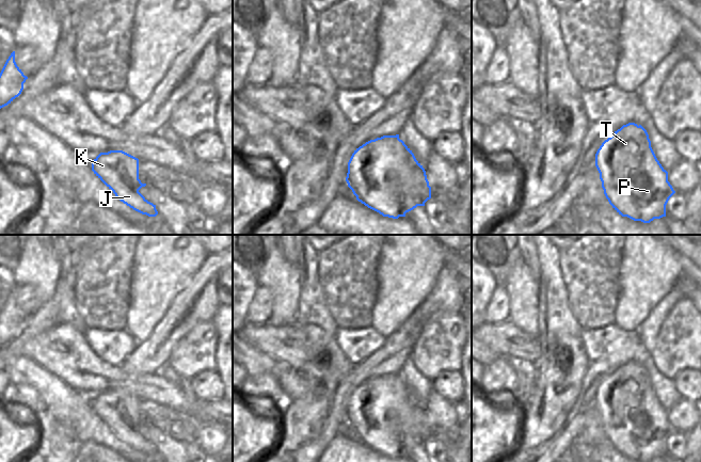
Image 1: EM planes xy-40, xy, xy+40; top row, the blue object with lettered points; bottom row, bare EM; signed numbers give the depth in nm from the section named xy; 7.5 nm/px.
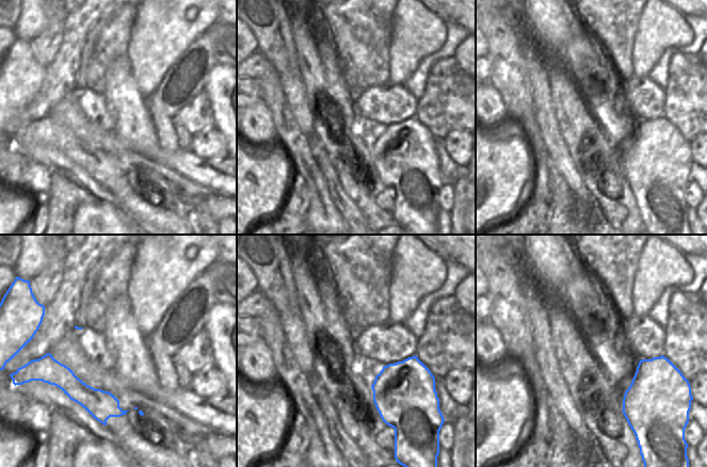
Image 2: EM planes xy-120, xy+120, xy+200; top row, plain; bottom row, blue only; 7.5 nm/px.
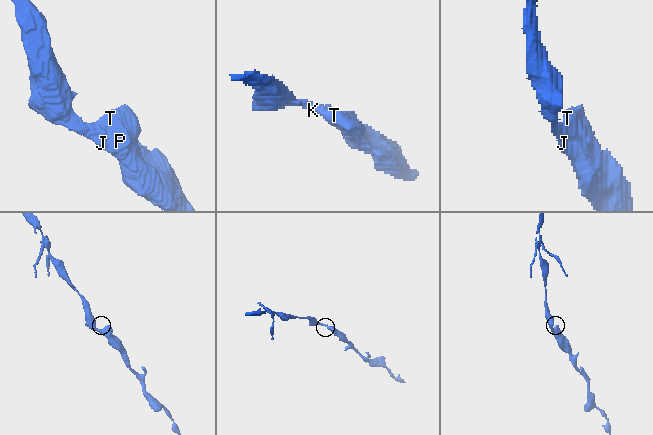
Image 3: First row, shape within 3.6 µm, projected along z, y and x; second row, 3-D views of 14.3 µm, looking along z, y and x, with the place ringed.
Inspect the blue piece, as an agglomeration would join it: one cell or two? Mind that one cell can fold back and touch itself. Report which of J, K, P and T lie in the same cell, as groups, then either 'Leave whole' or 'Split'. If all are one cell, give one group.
Groups: J K P T. Leave whole.

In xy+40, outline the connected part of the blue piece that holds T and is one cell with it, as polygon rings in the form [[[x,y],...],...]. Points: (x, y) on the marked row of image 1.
[[[635,123],[623,125],[605,140],[595,154],[604,194],[622,217],[650,223],[666,217],[666,205],[675,193],[668,181],[668,172],[657,160],[647,130]]]

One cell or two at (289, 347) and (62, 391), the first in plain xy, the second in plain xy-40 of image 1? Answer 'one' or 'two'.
two

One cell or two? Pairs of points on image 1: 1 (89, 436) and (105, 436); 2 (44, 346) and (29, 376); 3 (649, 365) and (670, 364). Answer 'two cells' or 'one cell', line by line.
1: one cell
2: two cells
3: two cells

